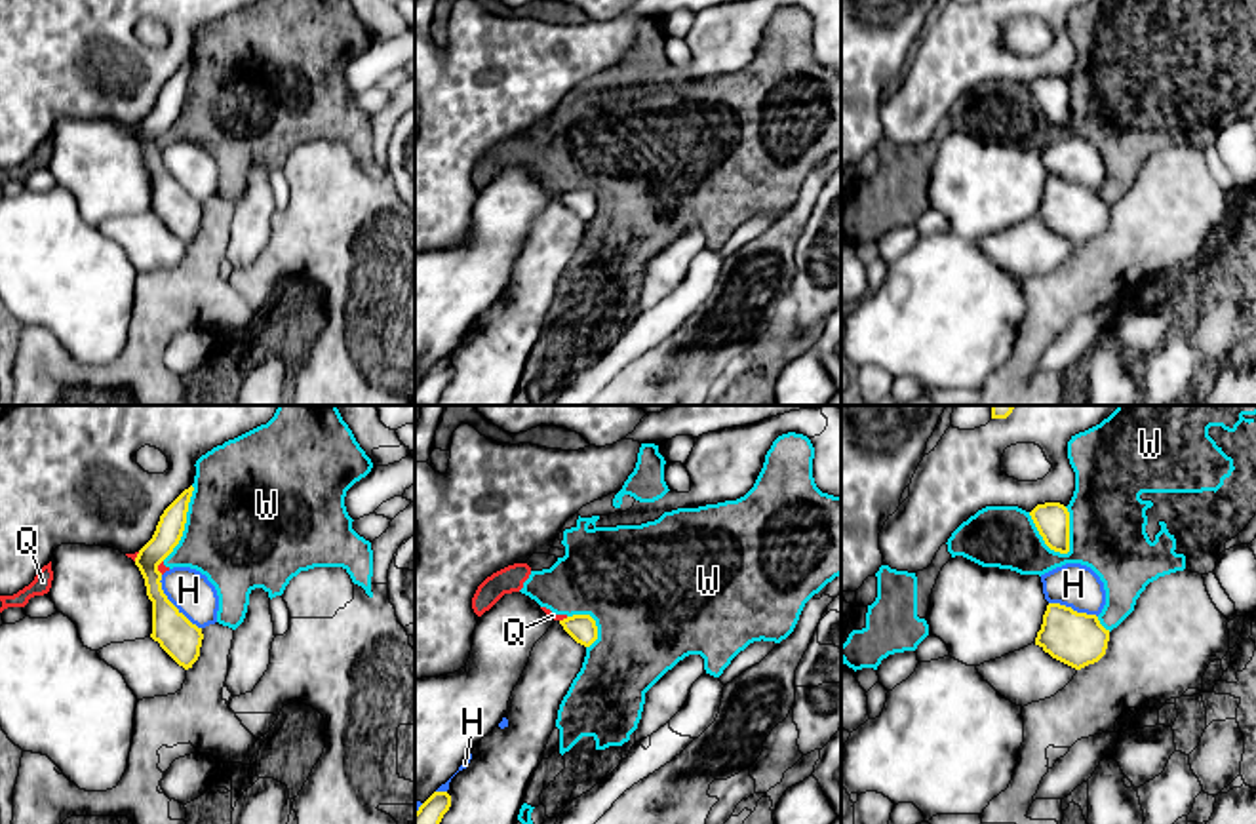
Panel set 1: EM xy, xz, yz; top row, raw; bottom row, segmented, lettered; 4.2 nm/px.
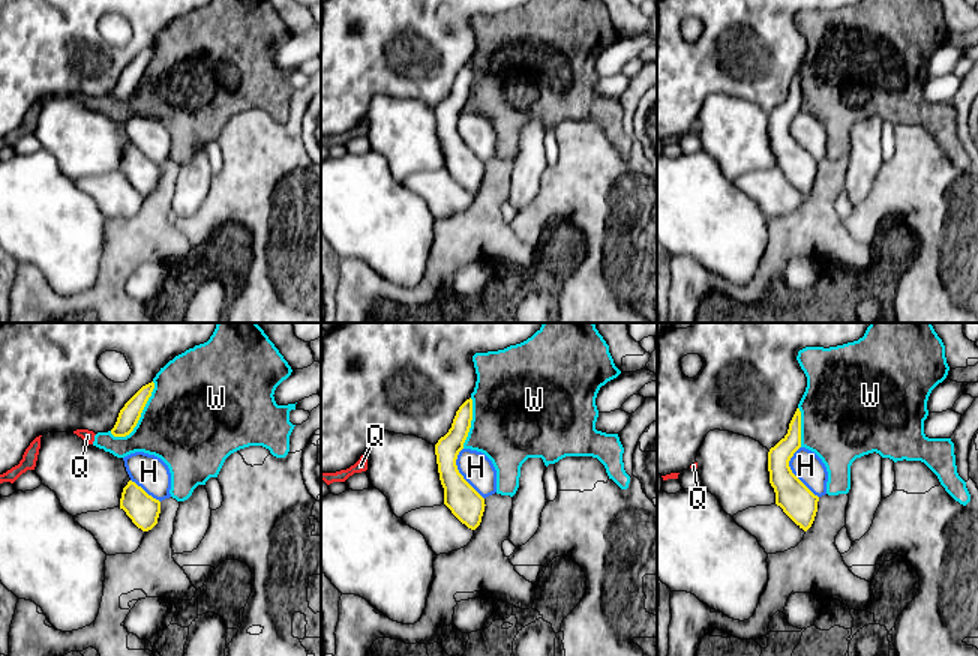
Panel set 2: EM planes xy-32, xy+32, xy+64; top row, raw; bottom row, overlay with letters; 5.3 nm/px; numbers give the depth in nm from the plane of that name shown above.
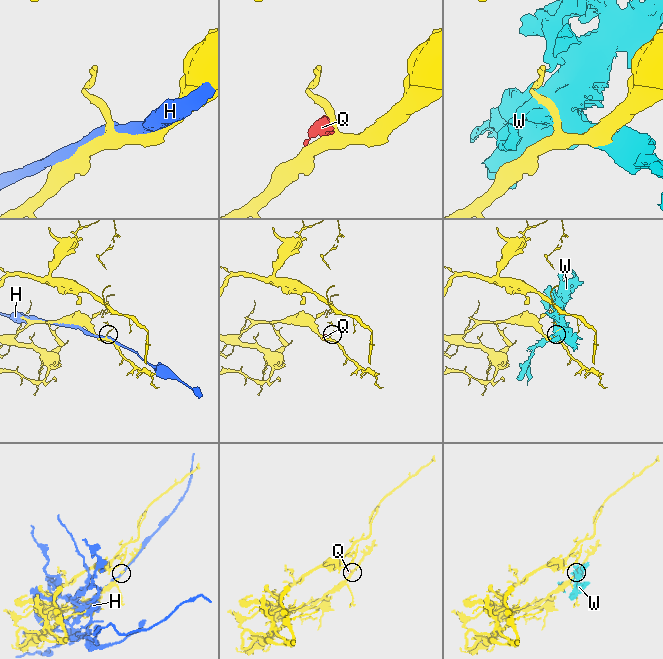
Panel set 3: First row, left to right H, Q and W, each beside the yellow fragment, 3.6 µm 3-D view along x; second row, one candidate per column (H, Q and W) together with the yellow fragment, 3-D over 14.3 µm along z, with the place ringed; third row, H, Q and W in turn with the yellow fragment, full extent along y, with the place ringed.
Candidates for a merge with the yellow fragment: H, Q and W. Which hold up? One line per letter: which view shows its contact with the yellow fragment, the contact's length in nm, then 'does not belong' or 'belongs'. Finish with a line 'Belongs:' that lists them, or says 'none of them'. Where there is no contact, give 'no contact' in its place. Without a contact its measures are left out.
H: xy | 280 nm | does not belong
Q: xy | 60 nm | does not belong
W: yz | 240 nm | does not belong
Belongs: none of them

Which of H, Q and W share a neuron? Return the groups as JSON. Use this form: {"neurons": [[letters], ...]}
{"neurons": [["H"], ["Q", "W"]]}

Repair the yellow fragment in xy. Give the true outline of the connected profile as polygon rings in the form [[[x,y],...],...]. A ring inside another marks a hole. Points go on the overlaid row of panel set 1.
[[[190,485],[164,510],[152,539],[135,558],[135,565],[145,579],[147,596],[152,601],[150,638],[185,670],[198,660],[204,634],[164,594],[158,565],[183,537],[192,491],[194,487]]]

